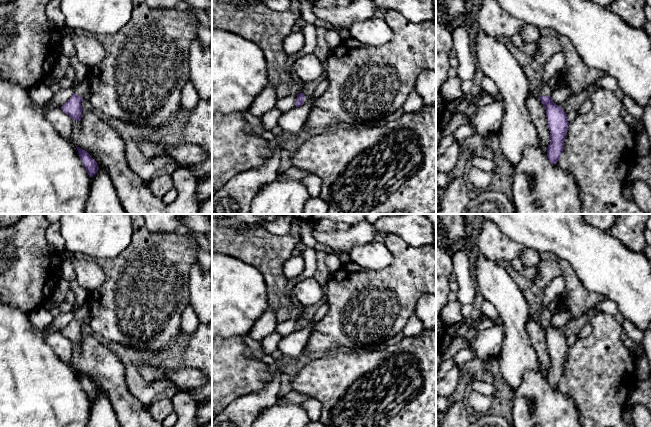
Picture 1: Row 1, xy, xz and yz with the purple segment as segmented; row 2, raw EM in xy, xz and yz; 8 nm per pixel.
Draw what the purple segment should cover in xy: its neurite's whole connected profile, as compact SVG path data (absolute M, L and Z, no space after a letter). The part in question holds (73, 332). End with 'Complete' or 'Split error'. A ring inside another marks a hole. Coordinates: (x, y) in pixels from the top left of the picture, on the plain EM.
M84 303L74 313L72 321L61 331L61 334L70 340L71 343L80 345L83 332L81 326L85 321L90 320L90 311L87 303Z. Split error

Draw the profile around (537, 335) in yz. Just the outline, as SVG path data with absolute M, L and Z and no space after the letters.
M533 319L527 321L526 331L532 346L536 351L541 370L542 372L547 373L550 369L550 354L548 351L545 331L541 327L541 324Z

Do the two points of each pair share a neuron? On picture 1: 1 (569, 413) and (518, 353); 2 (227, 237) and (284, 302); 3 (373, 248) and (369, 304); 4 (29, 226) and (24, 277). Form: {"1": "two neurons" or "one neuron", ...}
{"1": "one neuron", "2": "one neuron", "3": "two neurons", "4": "one neuron"}

